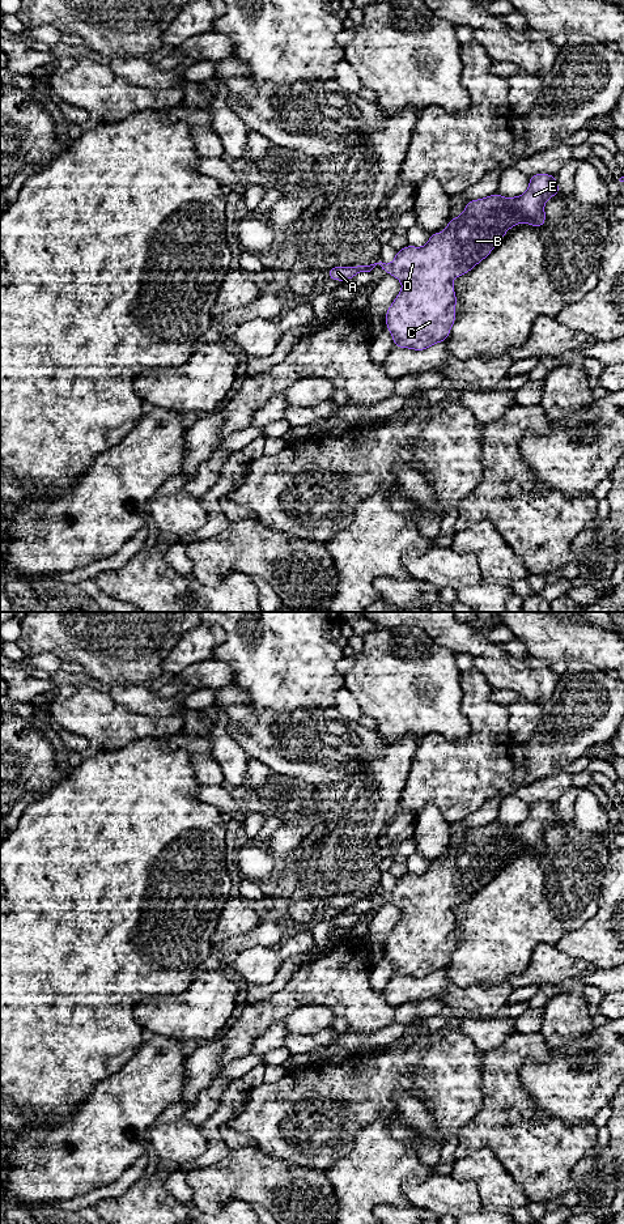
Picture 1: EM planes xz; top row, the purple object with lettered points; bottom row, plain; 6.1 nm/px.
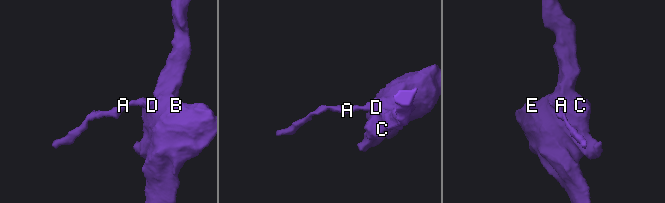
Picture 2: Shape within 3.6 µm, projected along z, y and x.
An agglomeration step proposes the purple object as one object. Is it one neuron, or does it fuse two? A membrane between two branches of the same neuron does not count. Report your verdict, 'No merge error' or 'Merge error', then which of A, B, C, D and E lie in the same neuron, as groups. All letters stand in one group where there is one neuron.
No merge error. Groups: A B C D E

